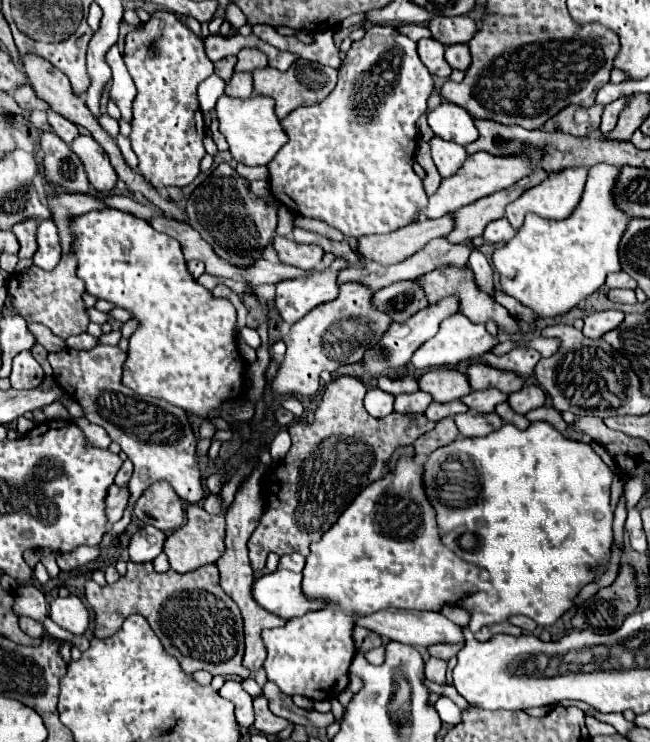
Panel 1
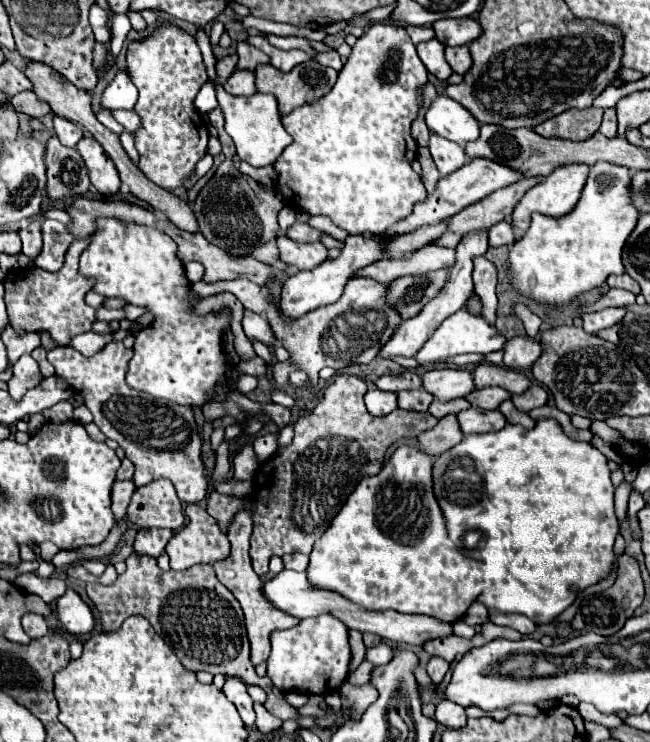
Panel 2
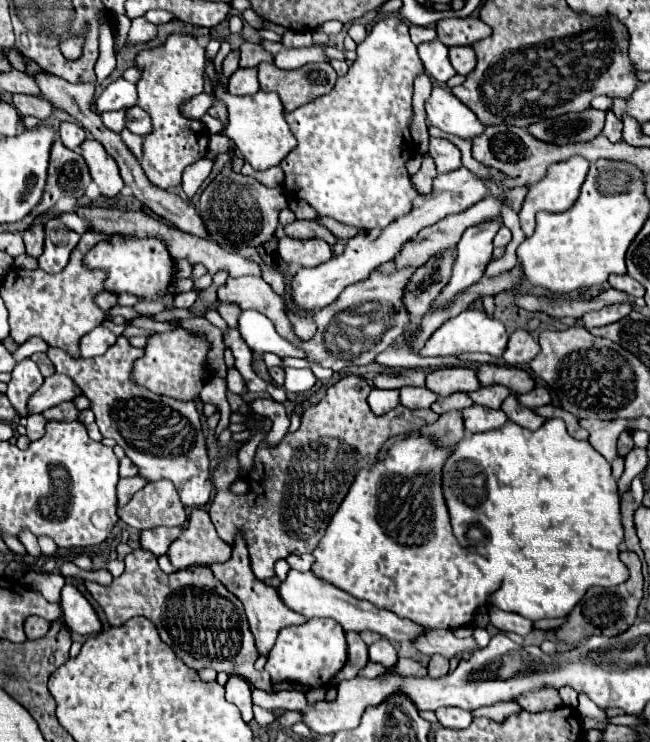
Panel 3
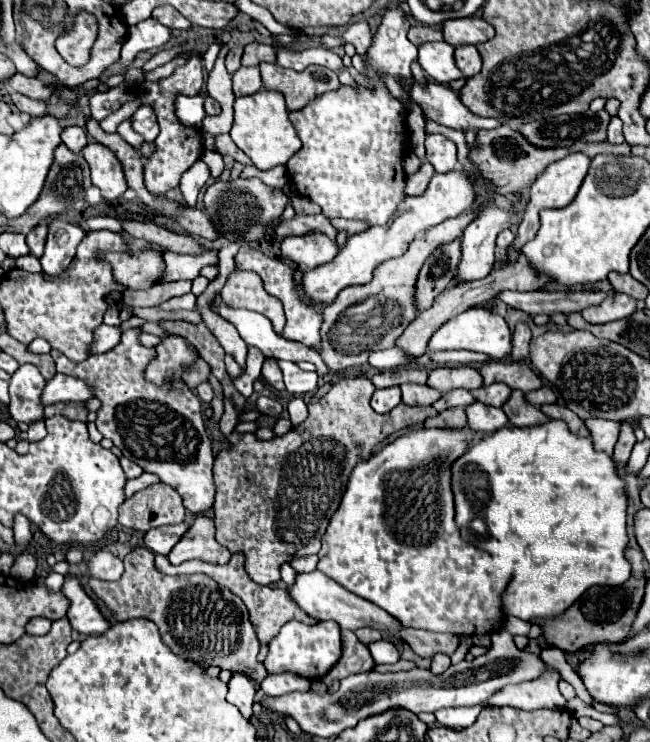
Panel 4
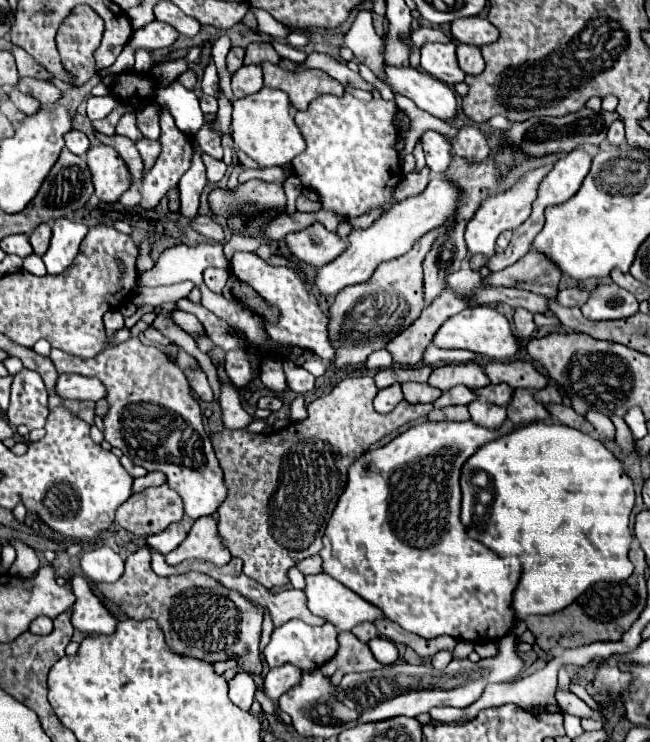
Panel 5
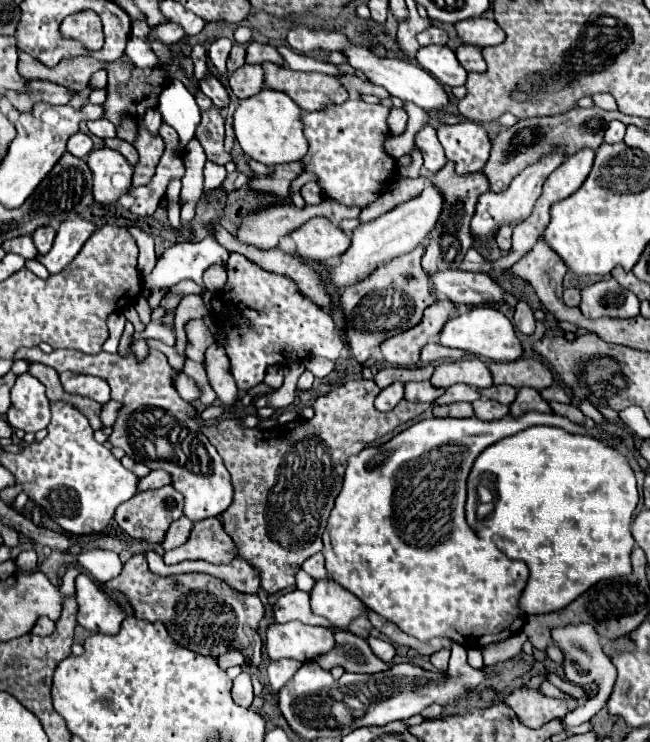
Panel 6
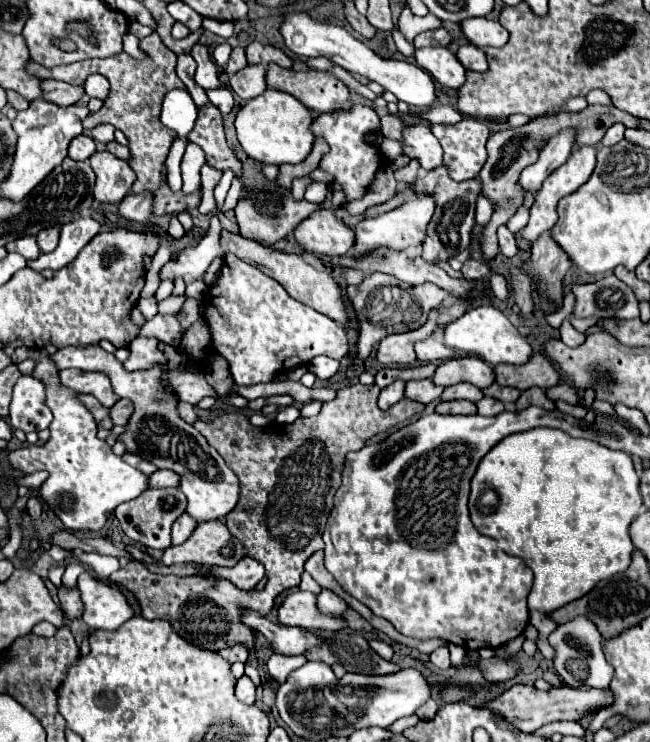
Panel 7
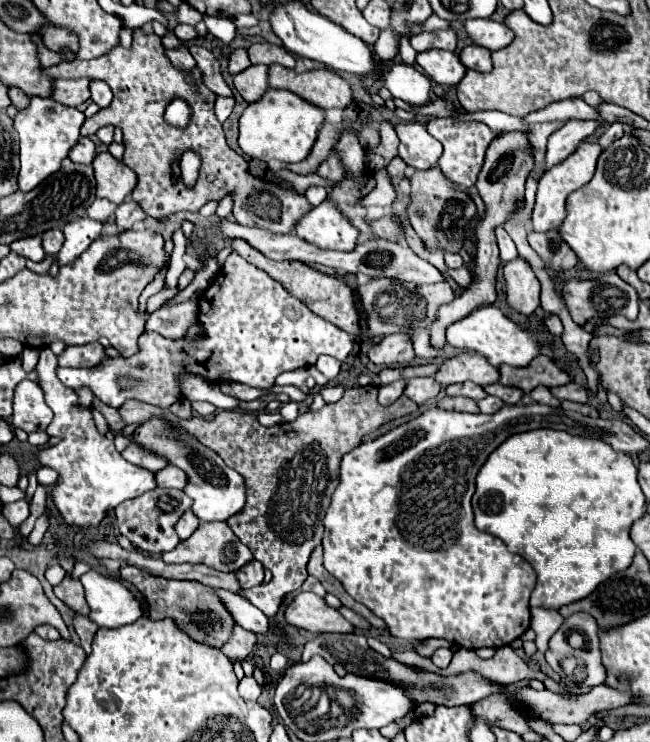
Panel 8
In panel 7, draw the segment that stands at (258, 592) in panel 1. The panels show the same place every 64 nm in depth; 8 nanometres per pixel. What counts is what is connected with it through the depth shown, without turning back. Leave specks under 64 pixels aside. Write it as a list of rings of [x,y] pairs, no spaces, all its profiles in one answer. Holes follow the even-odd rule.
[[[322,590],[318,594],[318,610],[324,612],[324,614],[334,614],[334,616],[342,616],[344,610],[346,610],[346,602],[336,596],[332,590]]]

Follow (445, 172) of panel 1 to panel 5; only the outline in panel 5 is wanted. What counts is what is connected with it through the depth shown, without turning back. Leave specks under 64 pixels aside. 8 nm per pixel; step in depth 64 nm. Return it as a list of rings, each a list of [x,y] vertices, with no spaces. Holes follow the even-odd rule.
[[[426,130],[420,138],[422,142],[422,148],[424,148],[424,154],[426,154],[426,166],[432,170],[432,172],[446,172],[446,168],[450,166],[452,162],[452,154],[450,154],[450,144],[448,140],[434,132],[434,130]]]

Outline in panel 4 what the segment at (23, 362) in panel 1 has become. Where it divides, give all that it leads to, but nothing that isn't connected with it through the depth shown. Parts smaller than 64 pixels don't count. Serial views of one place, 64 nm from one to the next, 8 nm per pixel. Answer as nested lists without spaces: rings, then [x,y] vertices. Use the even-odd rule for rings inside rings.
[[[22,364],[10,378],[10,406],[8,414],[14,422],[44,420],[44,404],[40,400],[44,378],[32,364]]]

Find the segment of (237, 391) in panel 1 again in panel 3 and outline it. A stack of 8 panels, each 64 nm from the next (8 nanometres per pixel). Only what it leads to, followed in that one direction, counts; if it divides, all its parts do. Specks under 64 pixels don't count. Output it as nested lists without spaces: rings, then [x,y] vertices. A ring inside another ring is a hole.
[[[112,234],[110,240],[112,242],[96,244],[84,258],[88,268],[100,268],[108,272],[104,288],[114,294],[130,292],[146,302],[164,302],[170,306],[174,298],[170,294],[170,284],[174,280],[174,266],[166,246],[156,238],[134,238],[120,234]],[[176,328],[168,334],[154,334],[148,338],[148,346],[144,348],[144,358],[140,358],[134,366],[136,384],[146,386],[154,394],[172,396],[178,400],[194,400],[206,378],[206,354],[210,344],[204,336],[192,336],[190,332]]]

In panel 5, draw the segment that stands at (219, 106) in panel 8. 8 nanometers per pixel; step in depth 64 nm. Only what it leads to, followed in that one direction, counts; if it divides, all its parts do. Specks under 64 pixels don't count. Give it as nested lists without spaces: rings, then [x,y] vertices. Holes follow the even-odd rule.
[[[210,62],[208,68],[204,68],[204,76],[202,76],[202,80],[200,80],[200,86],[202,86],[202,92],[204,92],[204,94],[214,96],[214,98],[220,96],[218,74],[216,74],[216,68],[214,68],[214,62]]]

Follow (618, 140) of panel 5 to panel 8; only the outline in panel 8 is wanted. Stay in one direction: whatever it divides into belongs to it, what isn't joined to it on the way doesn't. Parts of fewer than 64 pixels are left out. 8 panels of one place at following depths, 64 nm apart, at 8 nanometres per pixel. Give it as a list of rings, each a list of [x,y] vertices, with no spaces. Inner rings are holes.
[[[614,122],[612,126],[608,126],[608,128],[602,132],[602,138],[598,138],[598,144],[600,144],[602,148],[608,148],[608,146],[610,146],[614,140],[618,140],[622,134],[624,134],[624,132],[622,132],[622,124]]]

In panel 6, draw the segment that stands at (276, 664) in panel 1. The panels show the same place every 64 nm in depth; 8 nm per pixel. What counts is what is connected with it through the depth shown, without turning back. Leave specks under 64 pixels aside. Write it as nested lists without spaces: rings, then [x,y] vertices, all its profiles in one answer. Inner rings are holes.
[[[526,412],[518,418],[514,416],[504,416],[502,420],[492,420],[492,422],[484,422],[484,420],[476,420],[476,416],[472,418],[426,418],[426,420],[420,420],[416,424],[412,424],[410,428],[402,430],[400,434],[396,434],[394,438],[390,438],[386,444],[382,446],[370,446],[370,448],[364,448],[360,454],[354,454],[348,458],[348,466],[346,466],[346,472],[344,472],[344,482],[342,482],[342,490],[336,498],[336,506],[334,510],[330,512],[330,518],[328,518],[328,526],[326,526],[326,536],[328,536],[328,542],[324,546],[324,558],[326,558],[326,570],[328,574],[332,576],[334,582],[338,582],[342,588],[346,588],[348,592],[352,592],[356,598],[360,598],[370,610],[378,612],[380,616],[384,616],[386,620],[394,622],[402,632],[418,638],[418,640],[430,640],[434,636],[444,636],[444,638],[450,638],[452,642],[464,646],[464,648],[484,648],[488,644],[494,644],[494,642],[502,642],[514,634],[518,634],[518,630],[522,630],[524,626],[524,612],[522,608],[518,606],[518,600],[520,600],[520,594],[526,586],[526,580],[528,580],[528,568],[522,560],[510,560],[504,552],[500,552],[496,546],[486,546],[478,536],[476,532],[466,524],[466,514],[464,514],[464,504],[466,504],[466,480],[468,480],[468,474],[470,474],[470,468],[474,464],[474,460],[494,442],[506,438],[506,436],[512,436],[520,430],[526,430],[530,426],[558,426],[558,428],[564,428],[566,432],[570,434],[588,434],[588,436],[594,436],[598,438],[600,442],[606,442],[608,446],[616,446],[622,442],[622,436],[618,436],[616,432],[608,432],[600,426],[594,426],[594,428],[584,428],[580,424],[574,424],[572,420],[566,420],[564,416],[558,416],[558,414],[544,414],[544,412]],[[272,622],[266,628],[266,650],[272,660],[294,658],[306,662],[328,652],[334,644],[333,630],[320,626],[306,626],[300,622]]]

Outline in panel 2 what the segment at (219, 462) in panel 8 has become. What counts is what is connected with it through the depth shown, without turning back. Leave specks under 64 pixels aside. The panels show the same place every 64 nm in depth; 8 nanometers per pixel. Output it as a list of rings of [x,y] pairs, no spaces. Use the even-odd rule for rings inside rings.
[[[110,342],[102,352],[86,358],[74,348],[52,348],[48,360],[56,368],[56,376],[64,378],[72,390],[84,396],[84,404],[94,414],[94,424],[106,438],[112,438],[124,448],[126,458],[136,466],[136,486],[150,484],[158,478],[172,480],[178,498],[186,504],[198,504],[208,496],[208,478],[202,462],[202,438],[194,420],[194,410],[170,400],[152,398],[126,384],[128,362],[132,350],[122,342]]]

